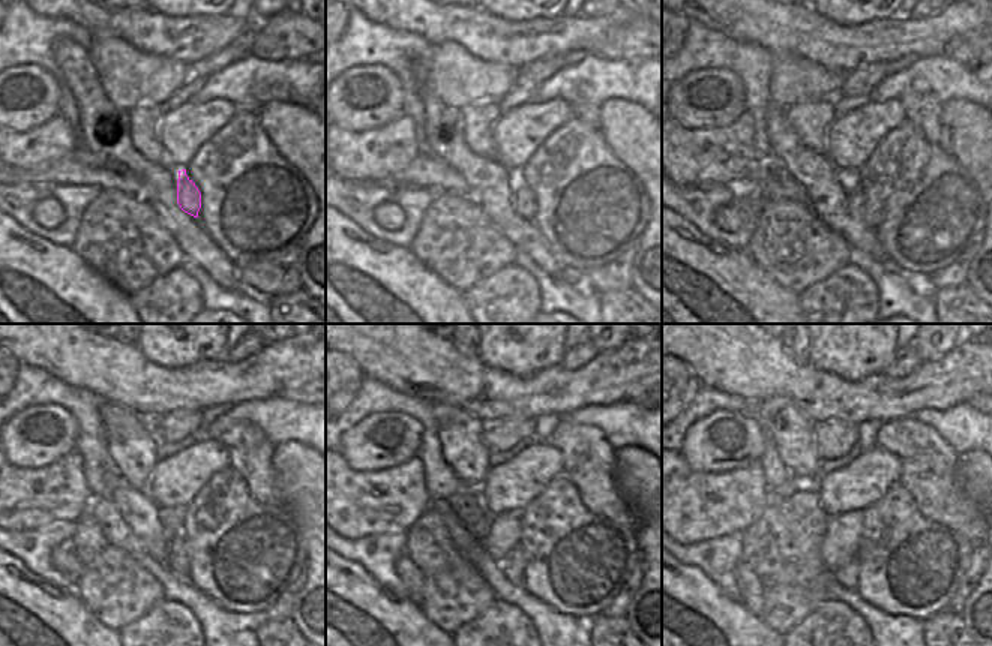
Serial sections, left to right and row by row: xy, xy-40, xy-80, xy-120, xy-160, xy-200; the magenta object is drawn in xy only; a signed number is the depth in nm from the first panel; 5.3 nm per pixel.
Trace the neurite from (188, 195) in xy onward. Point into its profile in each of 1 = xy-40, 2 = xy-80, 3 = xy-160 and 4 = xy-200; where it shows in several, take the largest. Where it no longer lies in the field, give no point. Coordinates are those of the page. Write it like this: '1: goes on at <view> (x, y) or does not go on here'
1: goes on at xy-40 (524, 206)
2: goes on at xy-80 (856, 204)
3: goes on at xy-160 (514, 565)
4: goes on at xy-200 (847, 576)

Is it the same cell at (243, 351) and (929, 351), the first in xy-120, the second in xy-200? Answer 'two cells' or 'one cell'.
two cells

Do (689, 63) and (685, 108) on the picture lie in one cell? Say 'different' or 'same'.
different

